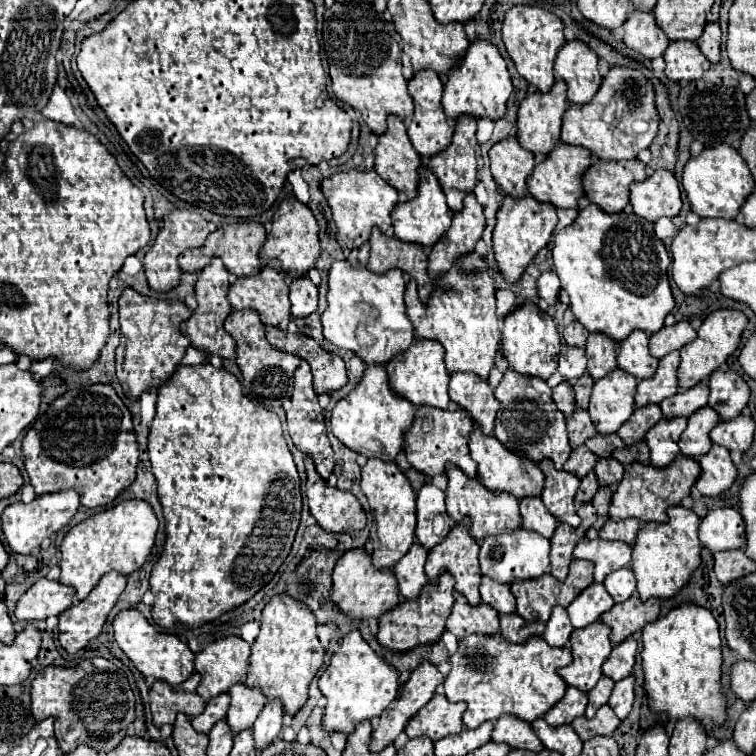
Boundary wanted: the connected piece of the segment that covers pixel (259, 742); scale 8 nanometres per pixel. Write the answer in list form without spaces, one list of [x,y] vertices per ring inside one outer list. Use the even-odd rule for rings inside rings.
[[[266,701],[264,709],[260,711],[256,723],[254,723],[254,741],[256,749],[262,751],[268,747],[280,733],[282,729],[282,703],[280,701]]]

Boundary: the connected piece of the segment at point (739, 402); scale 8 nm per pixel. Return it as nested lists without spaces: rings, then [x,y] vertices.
[[[716,369],[708,379],[708,387],[710,387],[708,405],[714,407],[722,419],[736,417],[750,397],[750,389],[744,377],[734,369],[726,371]]]

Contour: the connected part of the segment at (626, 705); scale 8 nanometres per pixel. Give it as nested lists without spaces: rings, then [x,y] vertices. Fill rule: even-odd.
[[[628,675],[622,681],[616,681],[616,685],[612,689],[608,705],[614,709],[614,713],[620,719],[626,719],[626,715],[632,709],[632,703],[634,703],[634,683],[636,683],[634,675]]]

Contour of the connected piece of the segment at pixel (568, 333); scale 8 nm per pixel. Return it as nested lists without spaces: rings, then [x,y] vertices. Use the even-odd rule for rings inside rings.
[[[572,321],[568,327],[564,327],[562,331],[562,337],[568,345],[578,345],[578,347],[584,347],[586,339],[588,339],[590,333],[586,333],[586,329],[582,329],[582,325],[578,321]]]

